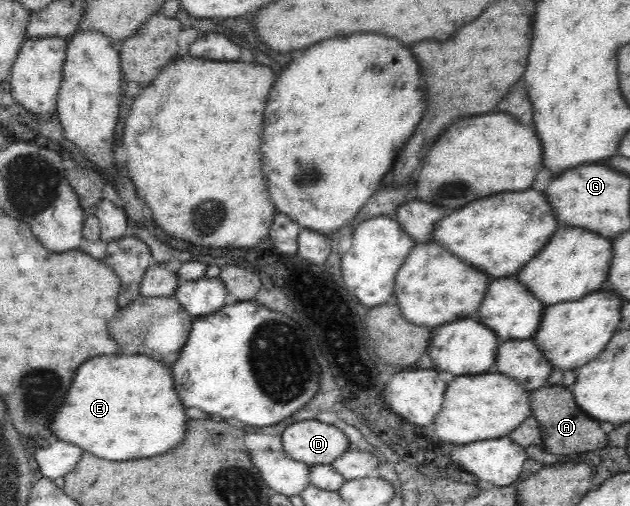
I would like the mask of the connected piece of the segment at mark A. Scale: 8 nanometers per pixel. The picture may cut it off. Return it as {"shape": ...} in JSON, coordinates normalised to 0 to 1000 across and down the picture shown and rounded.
{"shape":[[[865,761],[840,777],[838,796],[859,852],[859,881],[868,895],[898,901],[938,893],[963,881],[963,846],[940,828],[913,796],[908,775],[897,761]]]}

